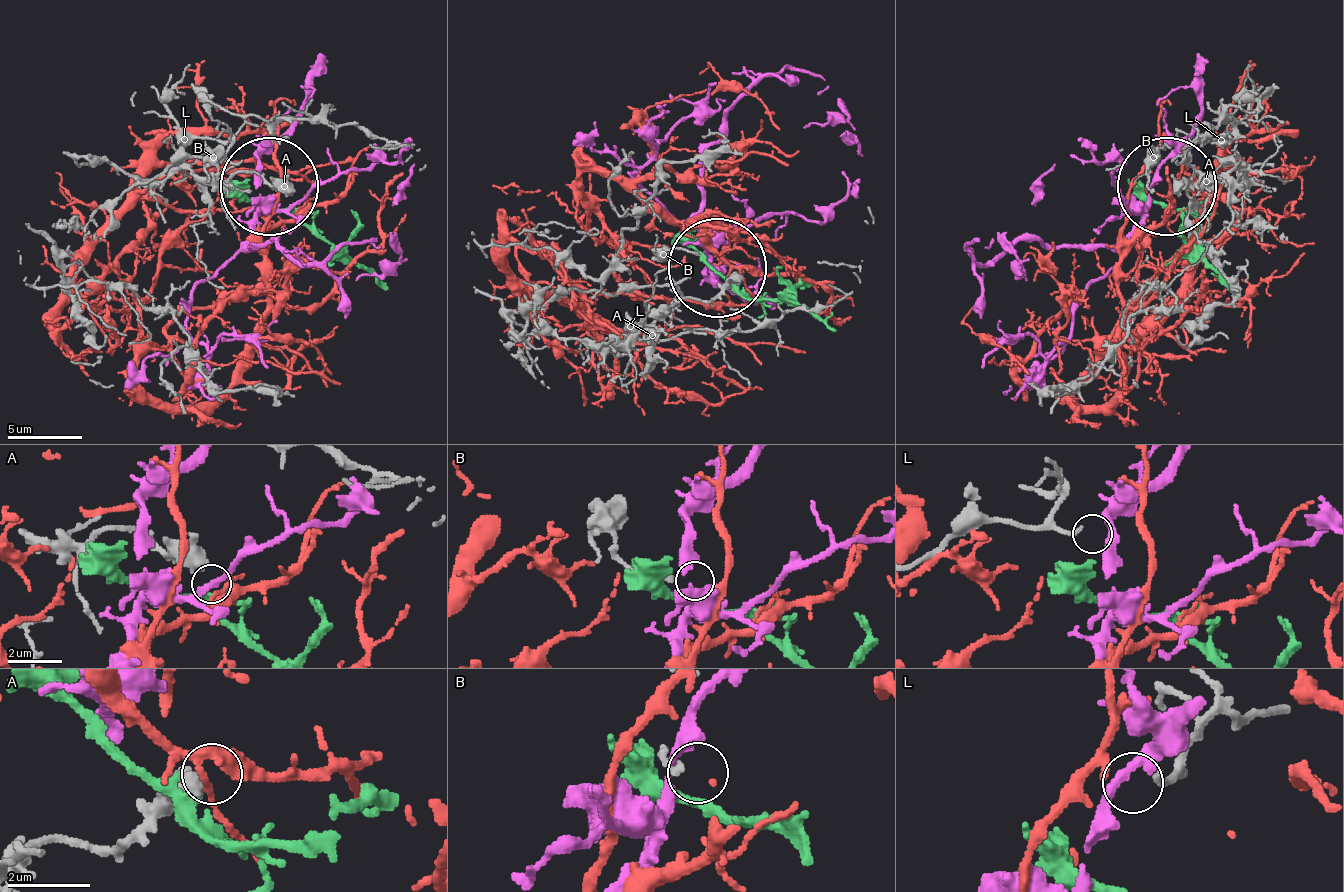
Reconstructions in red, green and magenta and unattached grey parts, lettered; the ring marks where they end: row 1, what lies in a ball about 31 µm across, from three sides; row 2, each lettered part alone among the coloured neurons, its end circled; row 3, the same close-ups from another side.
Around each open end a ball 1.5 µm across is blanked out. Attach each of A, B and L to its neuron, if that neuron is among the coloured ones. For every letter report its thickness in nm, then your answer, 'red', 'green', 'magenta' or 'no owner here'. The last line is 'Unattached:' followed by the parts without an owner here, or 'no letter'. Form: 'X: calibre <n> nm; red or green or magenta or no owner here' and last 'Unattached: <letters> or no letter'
A: calibre 400 nm; no owner here
B: calibre 160 nm; green
L: calibre 160 nm; magenta
Unattached: A

